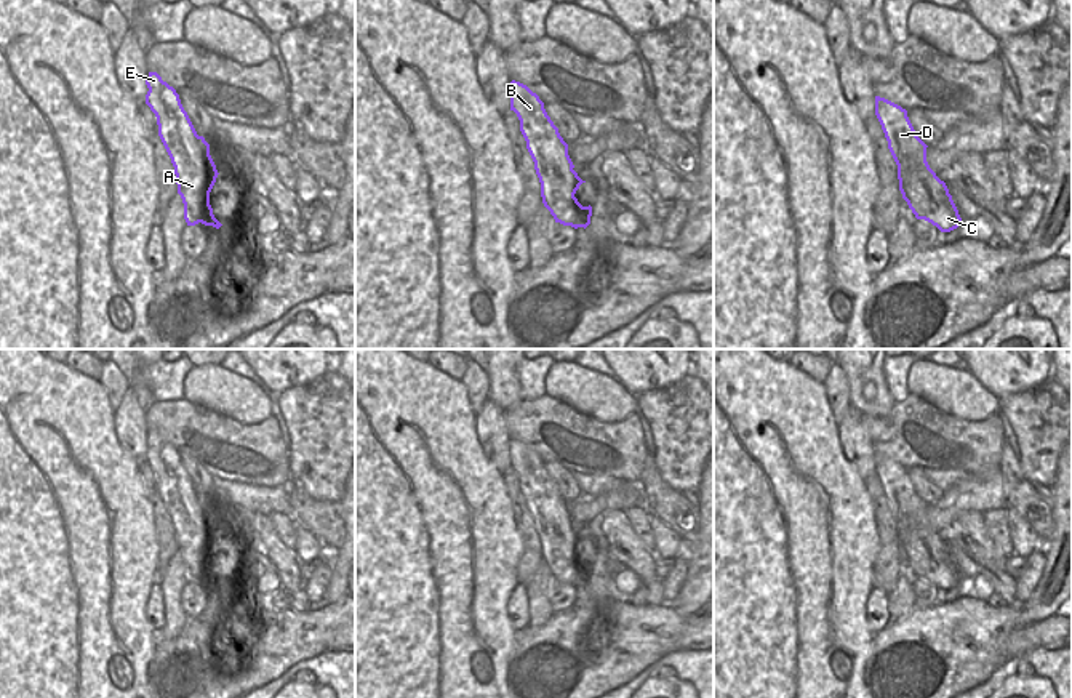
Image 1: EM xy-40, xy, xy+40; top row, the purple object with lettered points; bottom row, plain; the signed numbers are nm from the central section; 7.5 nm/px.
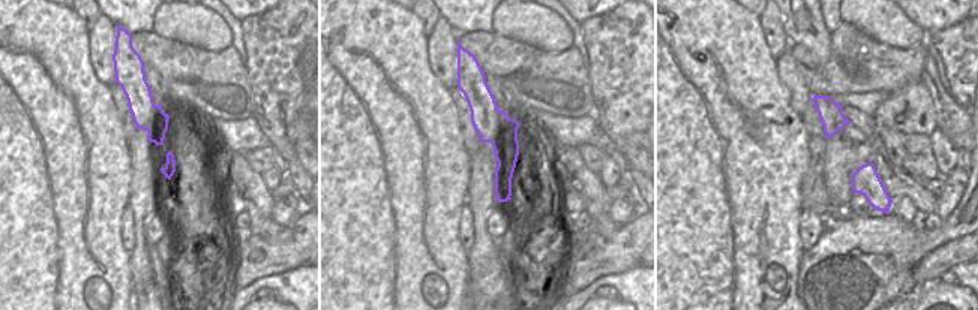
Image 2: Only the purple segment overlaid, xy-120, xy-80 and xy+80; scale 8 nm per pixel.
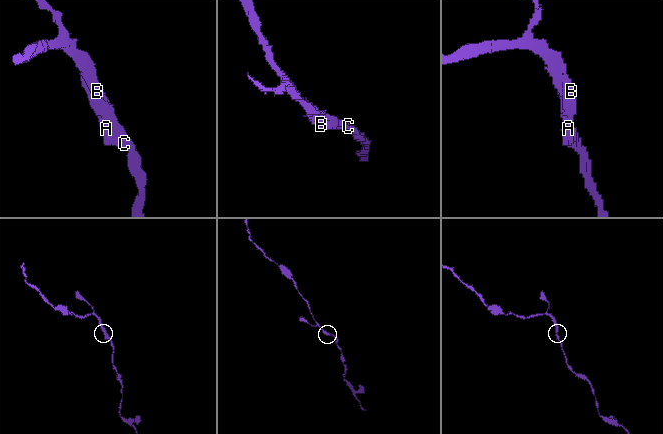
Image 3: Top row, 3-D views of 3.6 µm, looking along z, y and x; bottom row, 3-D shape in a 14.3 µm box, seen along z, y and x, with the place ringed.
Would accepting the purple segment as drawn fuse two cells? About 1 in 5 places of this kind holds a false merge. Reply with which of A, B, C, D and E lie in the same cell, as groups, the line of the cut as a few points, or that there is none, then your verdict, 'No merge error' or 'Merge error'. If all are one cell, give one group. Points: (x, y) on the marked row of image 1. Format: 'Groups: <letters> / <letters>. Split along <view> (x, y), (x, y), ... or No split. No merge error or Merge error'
Groups: A B C D E. No split. No merge error.

